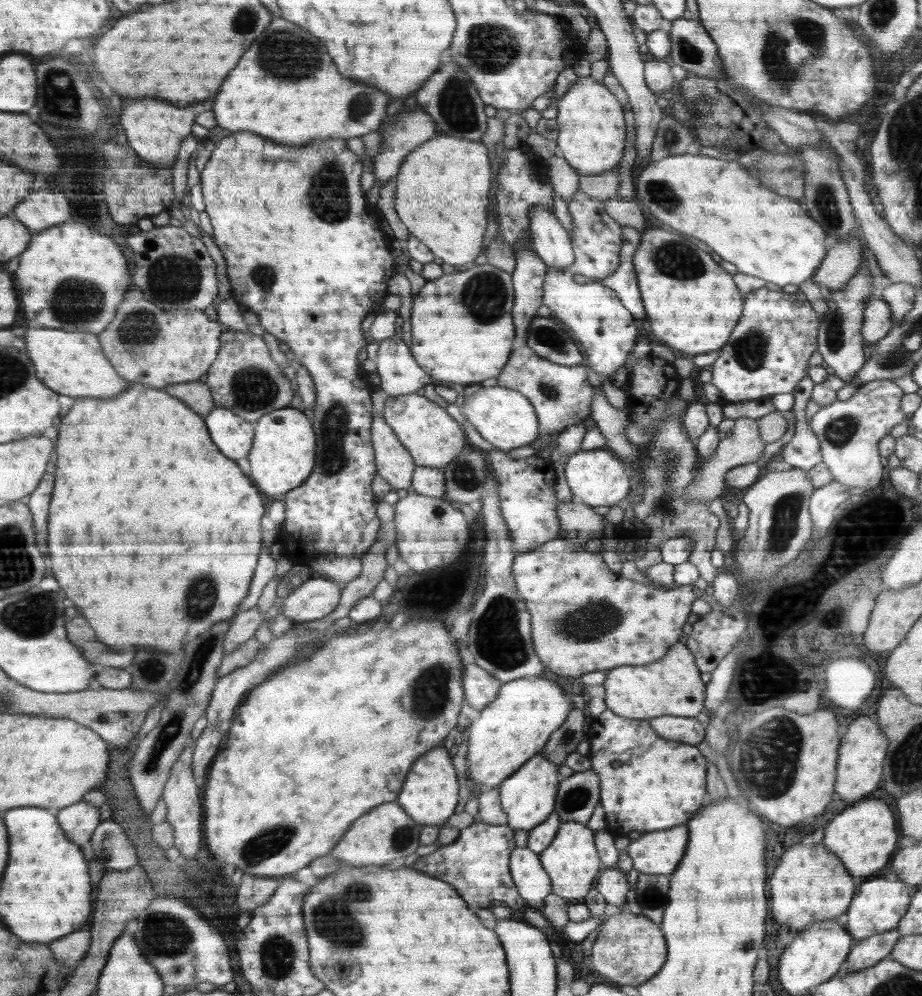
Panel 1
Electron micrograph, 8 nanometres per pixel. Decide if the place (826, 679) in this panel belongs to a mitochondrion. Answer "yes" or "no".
no

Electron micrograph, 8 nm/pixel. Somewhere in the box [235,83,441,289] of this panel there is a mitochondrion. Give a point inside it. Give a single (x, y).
(329, 184)

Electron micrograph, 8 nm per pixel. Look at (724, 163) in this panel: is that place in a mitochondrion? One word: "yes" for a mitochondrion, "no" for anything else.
no

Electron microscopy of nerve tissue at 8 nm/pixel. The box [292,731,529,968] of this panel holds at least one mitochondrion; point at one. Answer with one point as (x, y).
(333, 918)

